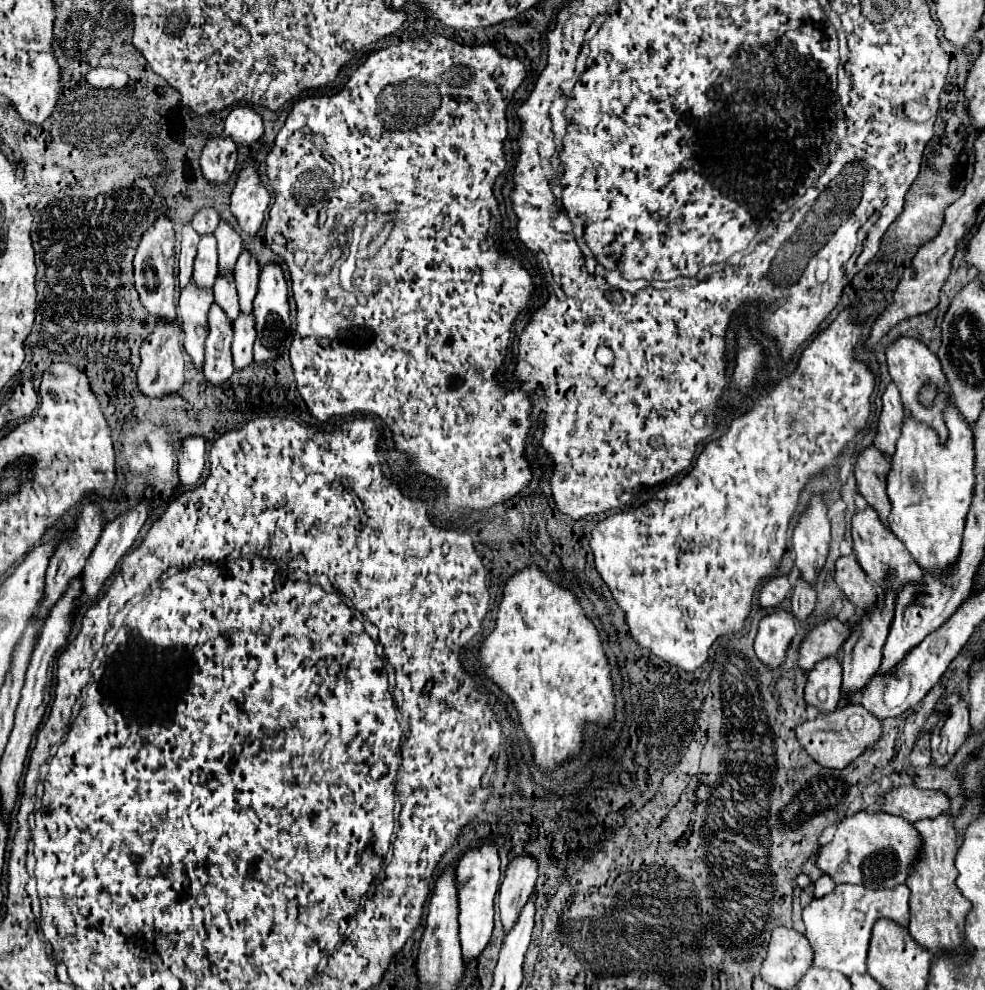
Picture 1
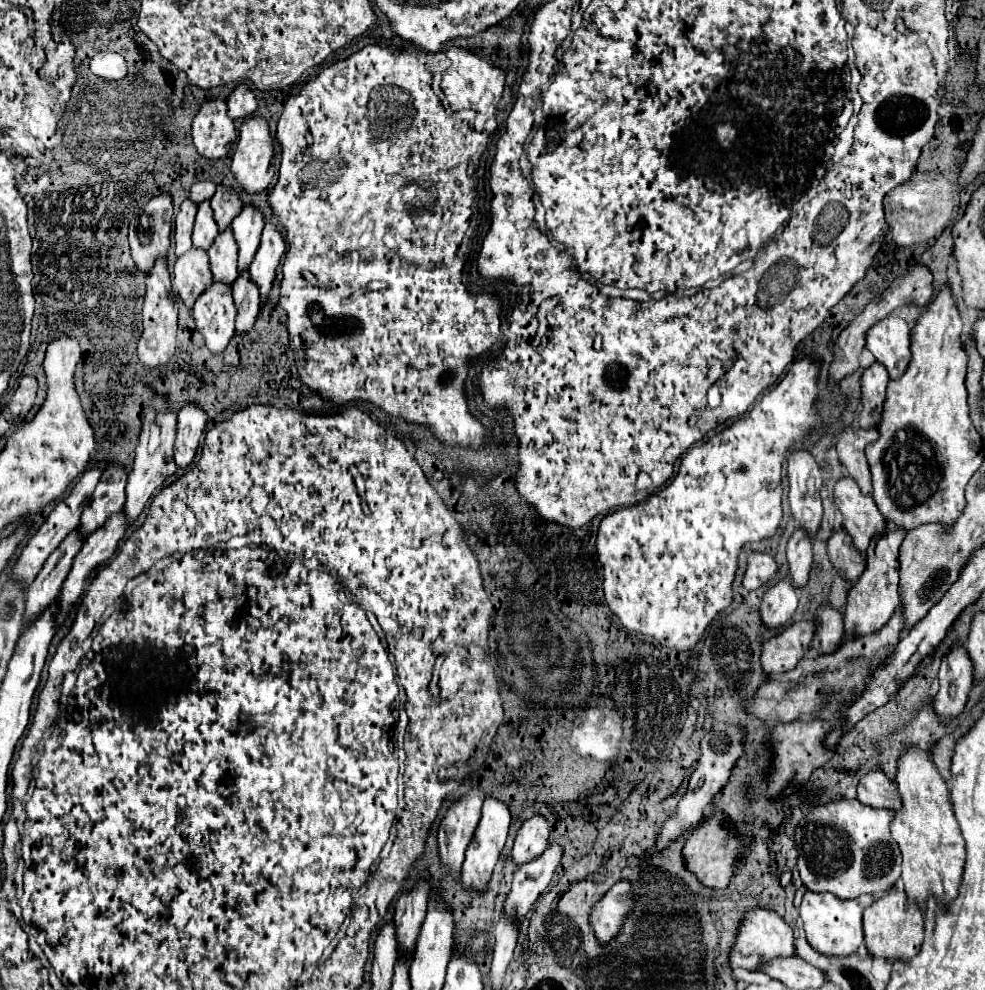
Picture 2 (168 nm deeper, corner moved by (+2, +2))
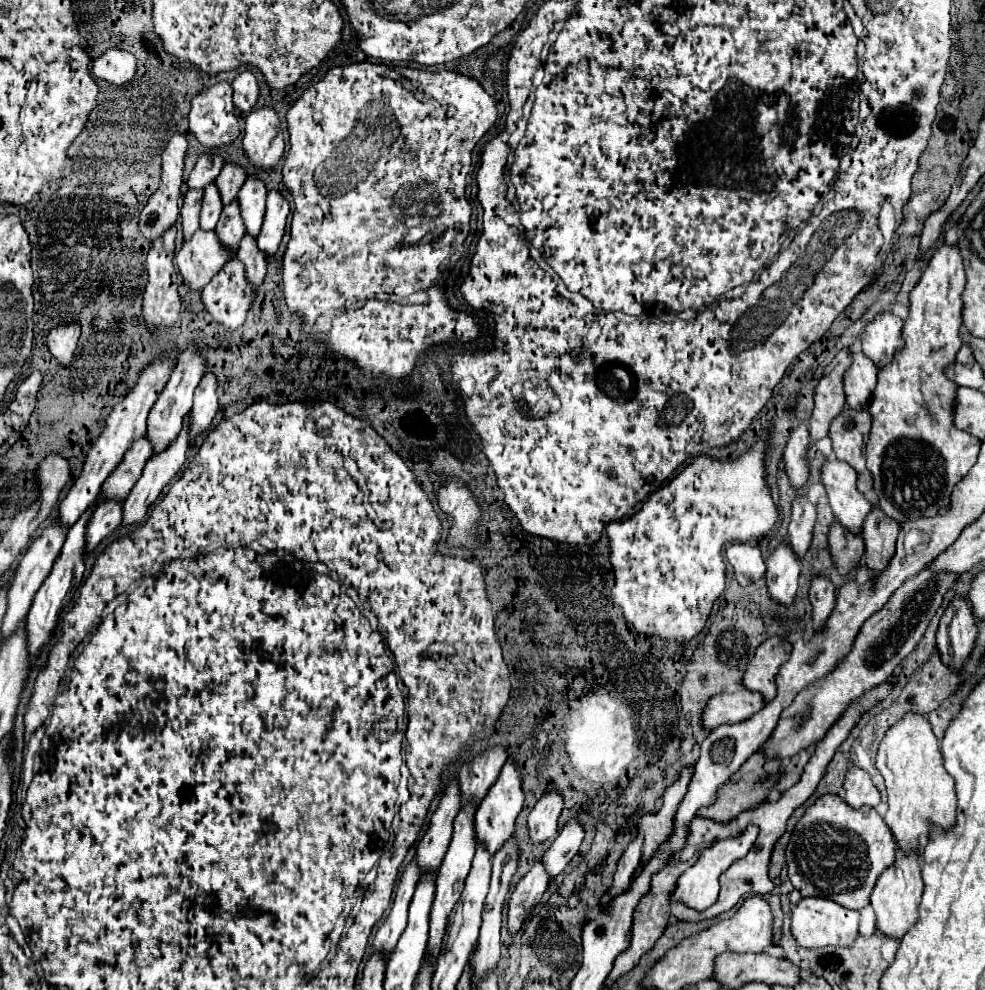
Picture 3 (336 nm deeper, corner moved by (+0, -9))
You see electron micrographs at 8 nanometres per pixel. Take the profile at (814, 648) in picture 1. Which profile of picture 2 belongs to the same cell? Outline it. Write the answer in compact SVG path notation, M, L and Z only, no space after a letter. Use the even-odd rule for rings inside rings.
M796 621L784 627L782 633L764 641L760 655L764 673L774 675L794 669L810 645L812 633L814 633L812 621Z

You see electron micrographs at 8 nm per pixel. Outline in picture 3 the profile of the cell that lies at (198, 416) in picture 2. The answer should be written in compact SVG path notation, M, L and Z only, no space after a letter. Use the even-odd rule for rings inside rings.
M206 374L194 392L194 404L190 410L190 450L196 446L196 438L210 428L216 412L216 378L212 374Z

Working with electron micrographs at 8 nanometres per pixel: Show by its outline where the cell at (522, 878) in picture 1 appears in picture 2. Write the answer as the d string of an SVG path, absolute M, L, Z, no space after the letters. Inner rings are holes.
M532 815L528 821L524 821L518 829L518 835L514 839L512 857L516 865L524 865L540 855L548 847L548 835L550 825L542 815Z

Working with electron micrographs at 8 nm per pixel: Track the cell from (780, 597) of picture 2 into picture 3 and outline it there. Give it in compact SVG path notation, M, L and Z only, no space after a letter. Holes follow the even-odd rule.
M780 544L774 554L766 560L766 586L768 594L776 604L792 606L798 590L800 562L796 560L792 548L788 544Z

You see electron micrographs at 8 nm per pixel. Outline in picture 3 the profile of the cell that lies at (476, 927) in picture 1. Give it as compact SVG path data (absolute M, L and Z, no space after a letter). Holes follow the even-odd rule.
M510 762L504 764L496 784L490 788L488 796L482 800L478 812L476 812L476 820L474 820L474 828L476 828L476 842L482 844L486 850L490 850L490 856L494 856L498 852L498 848L514 834L514 822L516 816L522 810L522 802L524 802L524 794L520 788L520 772L516 770L516 766Z

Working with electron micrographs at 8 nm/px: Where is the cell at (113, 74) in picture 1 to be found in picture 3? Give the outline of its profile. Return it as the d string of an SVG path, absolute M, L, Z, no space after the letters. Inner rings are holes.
M110 48L98 60L94 60L92 72L100 80L106 80L110 84L120 86L120 84L126 84L134 76L136 58L126 50Z

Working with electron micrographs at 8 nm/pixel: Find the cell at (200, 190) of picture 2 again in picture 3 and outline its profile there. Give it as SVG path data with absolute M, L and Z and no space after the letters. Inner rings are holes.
M204 154L196 162L194 170L190 172L188 186L204 190L208 184L212 184L216 180L216 176L220 174L220 170L222 170L222 158L214 156L214 154Z

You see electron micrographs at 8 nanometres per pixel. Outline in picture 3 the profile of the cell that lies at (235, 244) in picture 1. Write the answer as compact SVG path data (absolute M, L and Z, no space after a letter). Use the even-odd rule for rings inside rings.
M224 164L220 176L214 182L218 186L218 190L220 190L224 206L230 204L230 200L236 200L236 196L238 196L244 182L246 182L246 172L240 166Z

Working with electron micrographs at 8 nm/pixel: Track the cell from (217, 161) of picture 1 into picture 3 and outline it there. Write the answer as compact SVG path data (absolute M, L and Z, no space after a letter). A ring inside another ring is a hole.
M230 84L210 86L192 100L190 132L204 148L222 148L238 138L240 128Z

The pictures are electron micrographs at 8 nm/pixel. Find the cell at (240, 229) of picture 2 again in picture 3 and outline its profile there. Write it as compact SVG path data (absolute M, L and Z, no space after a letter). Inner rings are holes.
M248 178L246 184L242 186L242 192L238 194L240 216L244 220L246 232L250 232L250 236L254 236L254 240L258 238L258 232L262 228L266 194L268 194L268 190L264 188L264 184L254 178Z

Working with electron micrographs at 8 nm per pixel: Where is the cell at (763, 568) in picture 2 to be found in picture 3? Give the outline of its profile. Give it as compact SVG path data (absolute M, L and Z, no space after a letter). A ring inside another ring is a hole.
M734 544L726 548L726 558L734 568L734 576L740 586L748 586L766 574L766 564L758 546Z

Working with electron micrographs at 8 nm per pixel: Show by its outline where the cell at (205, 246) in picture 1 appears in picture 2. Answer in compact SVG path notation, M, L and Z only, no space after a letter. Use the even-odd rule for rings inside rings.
M202 201L198 205L198 213L196 213L196 221L194 221L194 235L192 235L192 241L196 247L200 249L208 249L214 241L218 233L218 225L214 221L214 215L212 215L212 207L210 207L210 201Z

